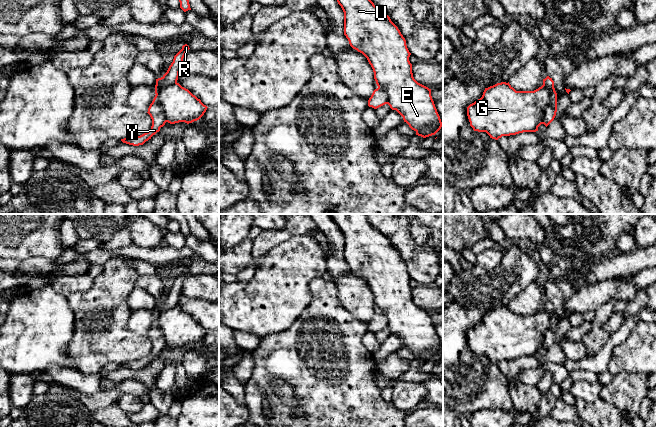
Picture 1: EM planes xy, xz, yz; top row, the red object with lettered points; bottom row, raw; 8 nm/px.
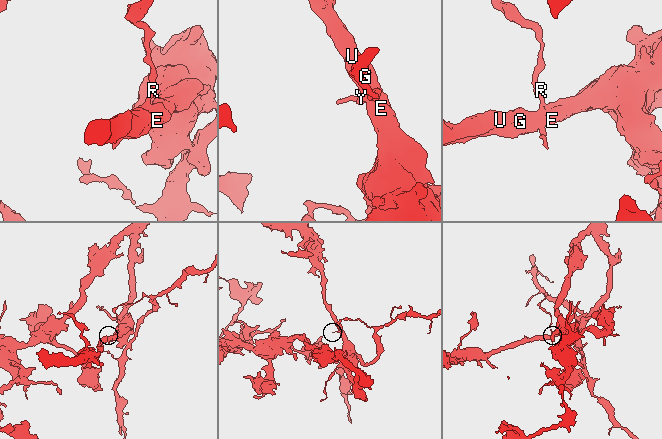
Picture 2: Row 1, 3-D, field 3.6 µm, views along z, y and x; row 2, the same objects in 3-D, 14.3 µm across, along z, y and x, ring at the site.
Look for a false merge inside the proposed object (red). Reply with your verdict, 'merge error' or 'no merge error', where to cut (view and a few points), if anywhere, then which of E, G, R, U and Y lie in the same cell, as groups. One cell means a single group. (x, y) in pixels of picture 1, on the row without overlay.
merge error | xy (176, 305), (164, 310), (155, 319), (163, 334), (166, 345) | E G U / R Y

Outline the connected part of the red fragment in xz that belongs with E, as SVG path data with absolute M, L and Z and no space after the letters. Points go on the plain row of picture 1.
M330 214L344 236L344 259L350 270L362 277L374 296L379 313L388 319L387 328L396 334L416 359L435 359L442 351L431 313L418 307L412 297L406 264L390 241L370 224L367 214Z

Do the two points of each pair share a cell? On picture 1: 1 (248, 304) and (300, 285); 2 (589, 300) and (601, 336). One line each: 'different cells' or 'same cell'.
1: same cell
2: different cells

